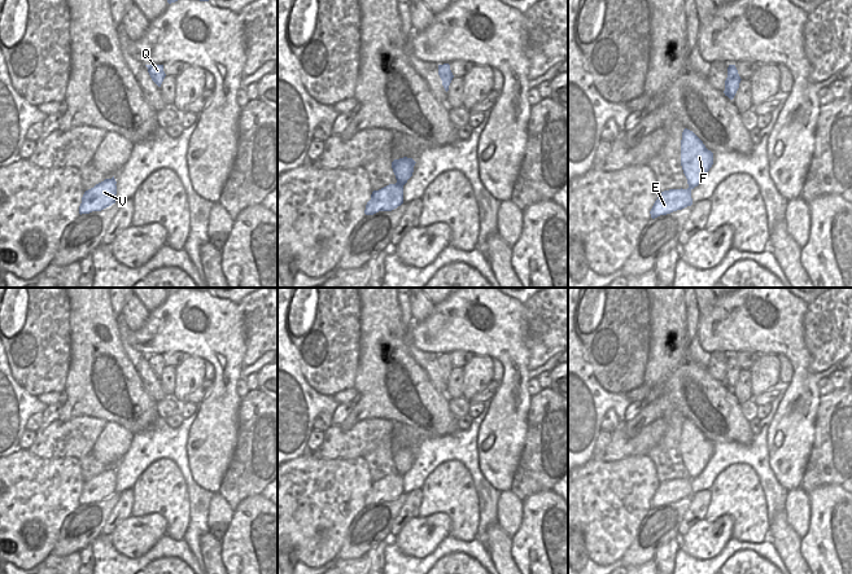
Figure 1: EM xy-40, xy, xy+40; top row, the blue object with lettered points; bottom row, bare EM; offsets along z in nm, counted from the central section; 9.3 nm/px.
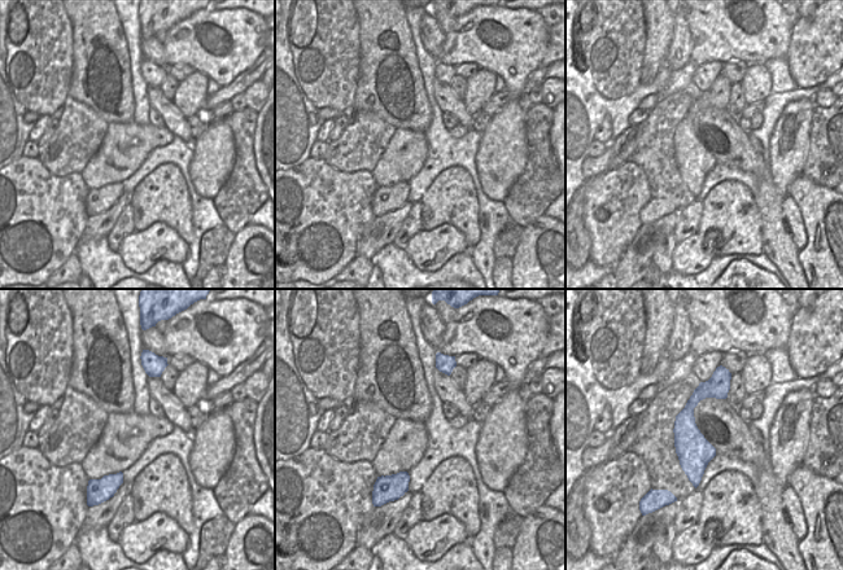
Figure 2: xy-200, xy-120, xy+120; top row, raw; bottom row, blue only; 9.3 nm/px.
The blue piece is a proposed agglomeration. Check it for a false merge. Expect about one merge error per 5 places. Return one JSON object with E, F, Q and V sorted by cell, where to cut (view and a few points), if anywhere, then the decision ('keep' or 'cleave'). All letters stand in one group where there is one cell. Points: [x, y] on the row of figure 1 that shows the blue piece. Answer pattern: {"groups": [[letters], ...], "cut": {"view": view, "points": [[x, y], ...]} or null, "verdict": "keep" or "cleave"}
{"groups": [["E", "F", "Q", "V"]], "cut": null, "verdict": "keep"}

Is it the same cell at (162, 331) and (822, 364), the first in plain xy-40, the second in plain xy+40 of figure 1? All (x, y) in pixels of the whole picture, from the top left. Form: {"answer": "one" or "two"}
{"answer": "two"}

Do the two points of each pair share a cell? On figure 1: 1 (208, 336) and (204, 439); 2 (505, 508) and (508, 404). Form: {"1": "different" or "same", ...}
{"1": "same", "2": "different"}

